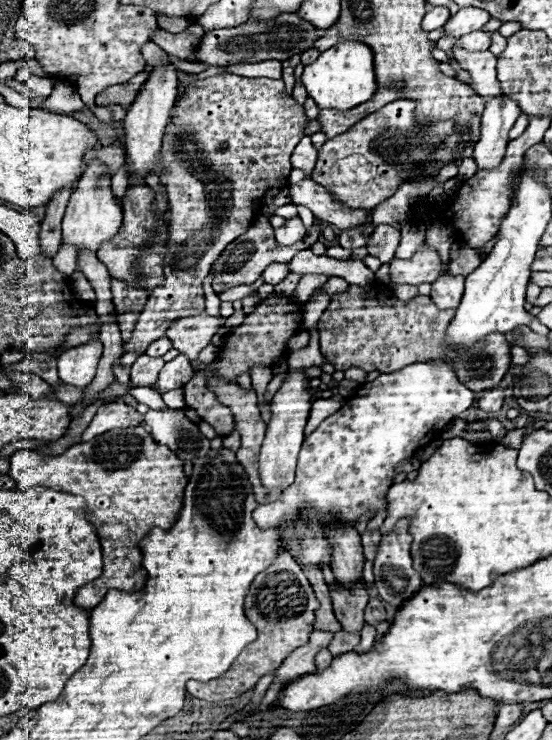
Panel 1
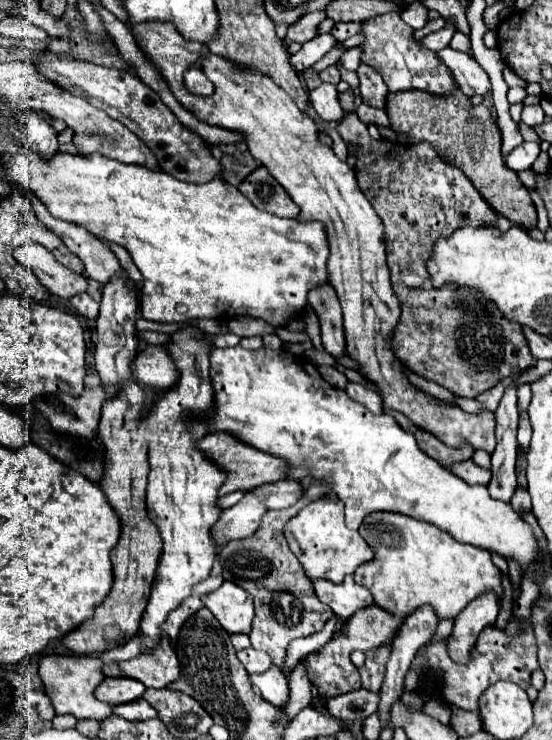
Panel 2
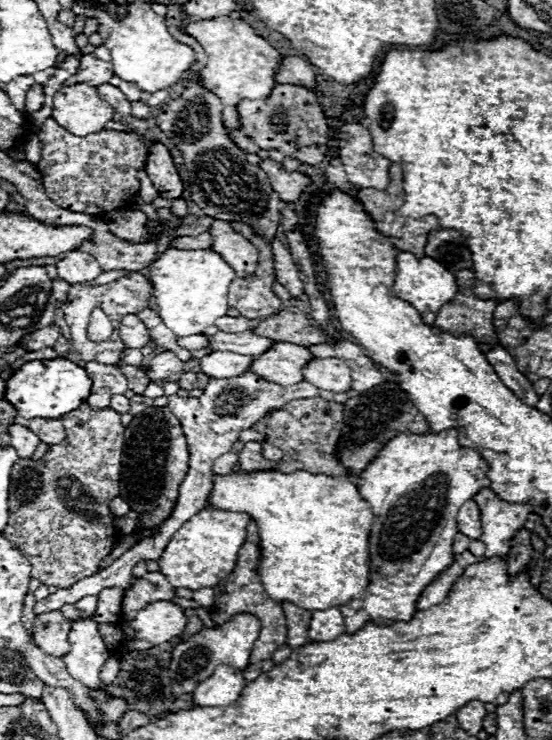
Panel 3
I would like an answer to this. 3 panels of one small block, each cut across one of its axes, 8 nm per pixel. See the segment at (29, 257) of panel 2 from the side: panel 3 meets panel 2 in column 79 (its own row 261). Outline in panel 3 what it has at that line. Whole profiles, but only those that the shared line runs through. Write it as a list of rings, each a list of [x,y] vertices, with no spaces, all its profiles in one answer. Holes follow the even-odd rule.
[[[280,238],[272,240],[272,256],[274,256],[274,270],[276,270],[276,280],[288,288],[288,292],[298,298],[302,294],[302,282],[298,278],[298,268],[292,260],[290,250]]]

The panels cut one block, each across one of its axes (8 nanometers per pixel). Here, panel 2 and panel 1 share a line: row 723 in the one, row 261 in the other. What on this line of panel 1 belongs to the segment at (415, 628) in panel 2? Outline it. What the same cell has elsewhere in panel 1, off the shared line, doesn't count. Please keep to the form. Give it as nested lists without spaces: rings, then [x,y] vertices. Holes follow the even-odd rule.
[[[378,224],[368,240],[368,254],[378,258],[382,264],[390,262],[394,258],[394,252],[400,242],[400,230],[388,226],[388,224]]]

